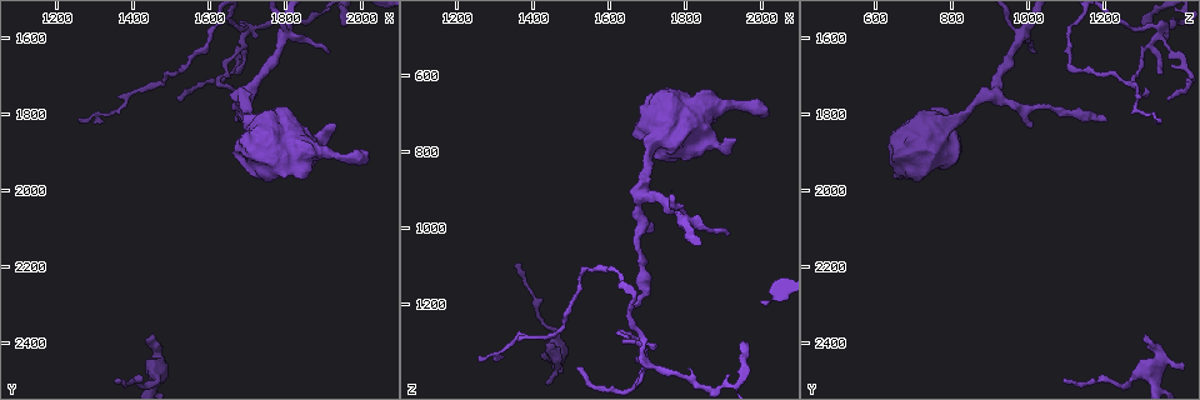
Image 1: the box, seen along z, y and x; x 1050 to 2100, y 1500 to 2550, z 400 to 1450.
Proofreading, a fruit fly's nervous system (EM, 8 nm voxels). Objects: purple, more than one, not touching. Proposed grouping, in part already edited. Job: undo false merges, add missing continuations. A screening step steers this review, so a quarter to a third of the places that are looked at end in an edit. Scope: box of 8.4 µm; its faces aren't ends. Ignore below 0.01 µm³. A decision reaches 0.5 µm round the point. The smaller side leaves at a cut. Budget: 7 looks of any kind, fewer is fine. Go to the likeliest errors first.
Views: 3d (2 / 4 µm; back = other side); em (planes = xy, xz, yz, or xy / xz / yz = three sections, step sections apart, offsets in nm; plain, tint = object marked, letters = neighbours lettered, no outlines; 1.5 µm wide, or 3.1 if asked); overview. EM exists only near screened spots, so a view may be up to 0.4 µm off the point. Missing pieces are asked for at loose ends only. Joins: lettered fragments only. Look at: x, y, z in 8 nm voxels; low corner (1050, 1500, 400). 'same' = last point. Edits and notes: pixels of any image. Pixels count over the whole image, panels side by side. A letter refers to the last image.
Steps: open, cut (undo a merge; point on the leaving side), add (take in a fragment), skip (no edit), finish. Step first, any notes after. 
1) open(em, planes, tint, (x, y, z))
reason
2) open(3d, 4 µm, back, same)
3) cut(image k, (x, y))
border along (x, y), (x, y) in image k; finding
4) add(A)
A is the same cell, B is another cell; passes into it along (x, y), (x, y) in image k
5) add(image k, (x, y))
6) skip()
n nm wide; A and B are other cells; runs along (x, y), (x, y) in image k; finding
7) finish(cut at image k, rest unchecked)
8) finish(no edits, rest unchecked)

open(3d, 2 µm, (1455, 2375, 1305))
free end

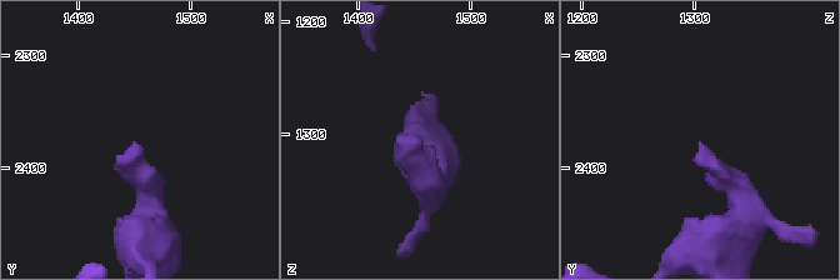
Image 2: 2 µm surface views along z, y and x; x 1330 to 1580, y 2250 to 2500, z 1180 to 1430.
open(em, yz, step 8, tint, (1454, 2378, 1312))

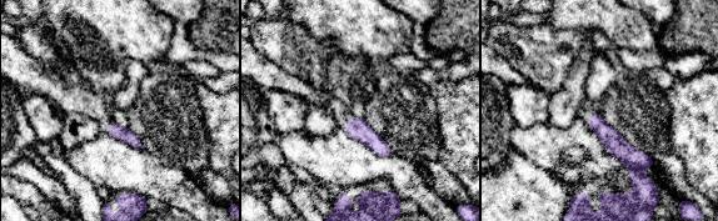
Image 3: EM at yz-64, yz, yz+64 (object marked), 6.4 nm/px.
open(em, planes, letters, same)

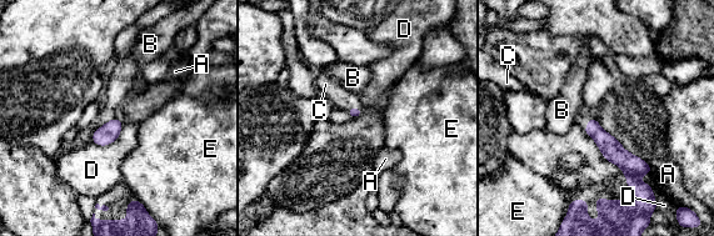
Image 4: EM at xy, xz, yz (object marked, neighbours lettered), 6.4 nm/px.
add(C)
C is the same cell, A, B, D and E are other cells; passes into it along (354, 113), (351, 108), (340, 99) in image 4; the neuron continues

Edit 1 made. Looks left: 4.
open(overview)

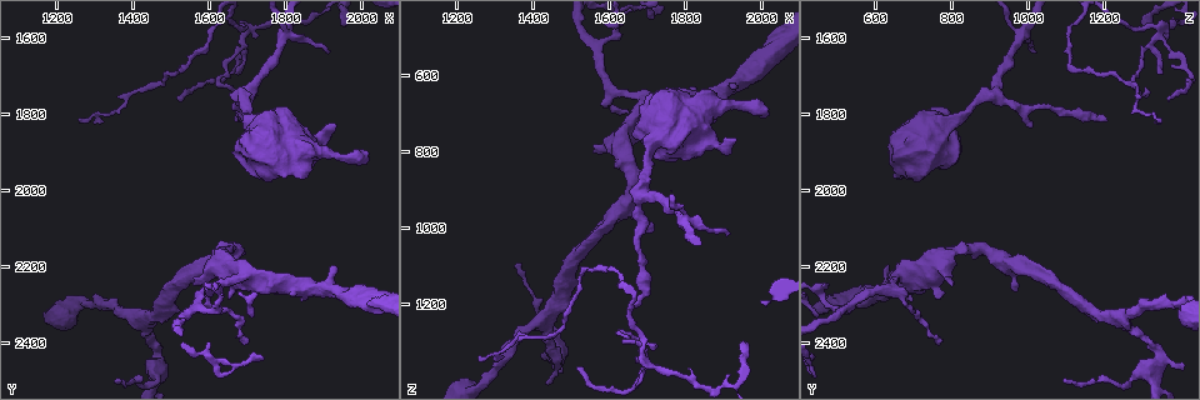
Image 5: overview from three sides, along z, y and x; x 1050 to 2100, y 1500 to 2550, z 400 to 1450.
open(em, planes, plain, (1795, 1600, 985))
sharp bend

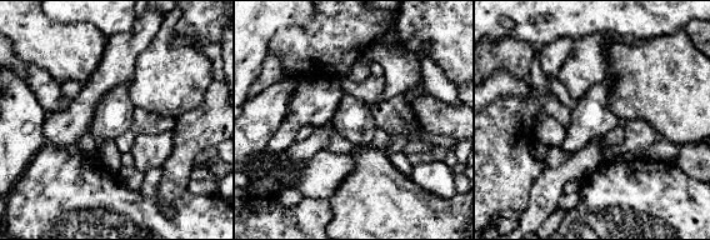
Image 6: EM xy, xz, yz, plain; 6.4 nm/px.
open(em, planes, letters, same)

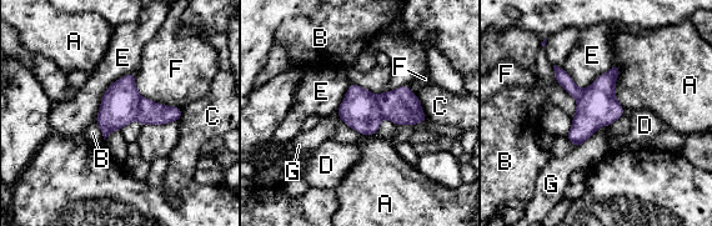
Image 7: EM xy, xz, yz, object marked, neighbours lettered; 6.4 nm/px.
cut(image 7, (401, 106))
A, B, C, D, E, F and G are other cells; border along (374, 95), (382, 117) in image 7; a second neuron is stuck on

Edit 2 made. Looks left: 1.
finish(add at image 4, cut at image 7, rest unchecked)

